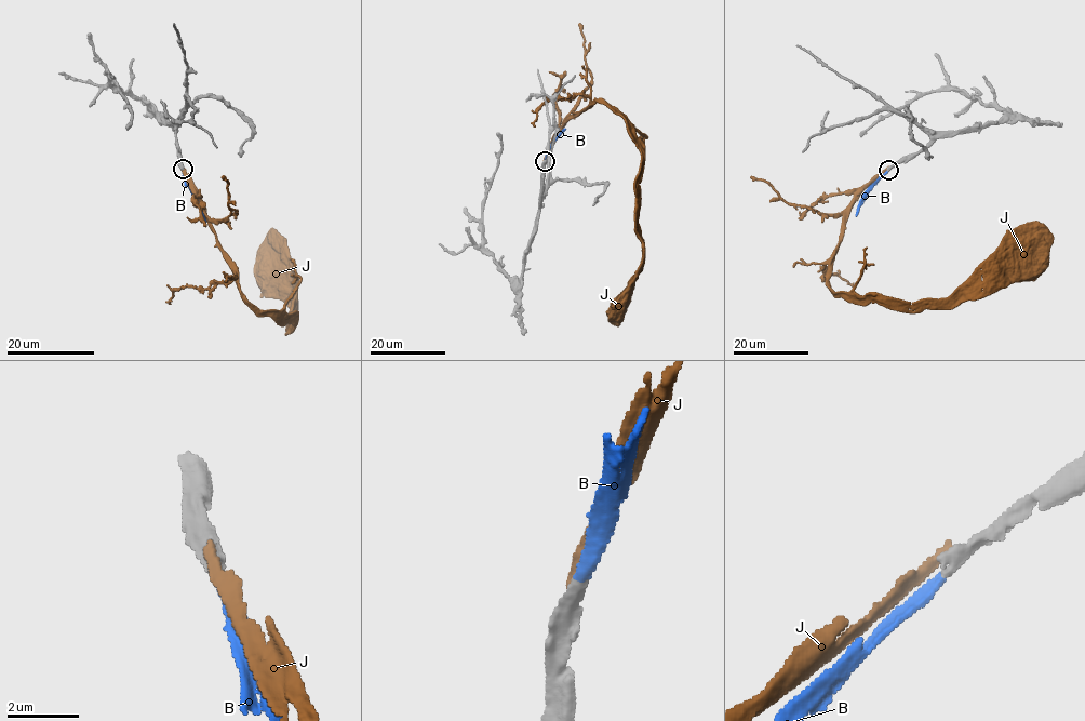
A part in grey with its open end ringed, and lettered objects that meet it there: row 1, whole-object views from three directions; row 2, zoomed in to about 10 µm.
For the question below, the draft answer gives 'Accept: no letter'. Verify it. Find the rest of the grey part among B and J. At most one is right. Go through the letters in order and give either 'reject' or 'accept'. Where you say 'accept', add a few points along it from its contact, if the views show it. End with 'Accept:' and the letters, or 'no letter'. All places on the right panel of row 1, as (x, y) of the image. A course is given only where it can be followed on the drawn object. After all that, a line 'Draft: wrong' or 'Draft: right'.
B: accept | via (888, 170), (872, 186), (856, 215)
J: reject
Accept: B
Draft: wrong

